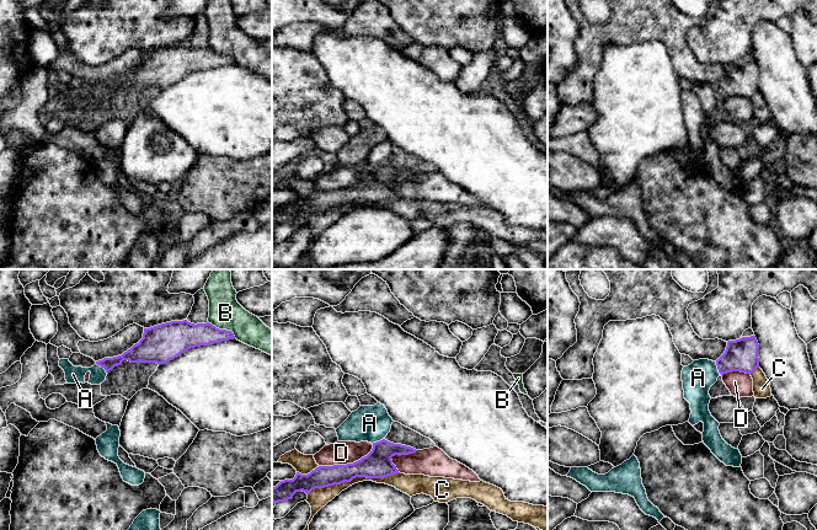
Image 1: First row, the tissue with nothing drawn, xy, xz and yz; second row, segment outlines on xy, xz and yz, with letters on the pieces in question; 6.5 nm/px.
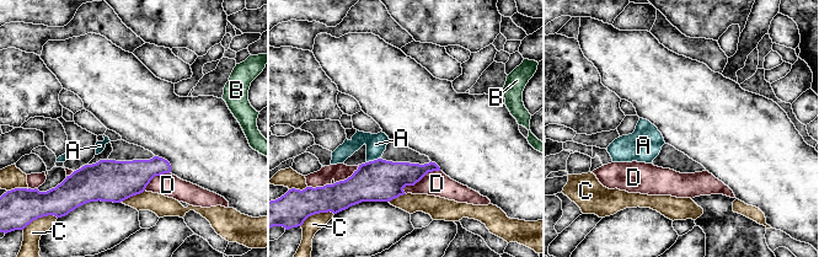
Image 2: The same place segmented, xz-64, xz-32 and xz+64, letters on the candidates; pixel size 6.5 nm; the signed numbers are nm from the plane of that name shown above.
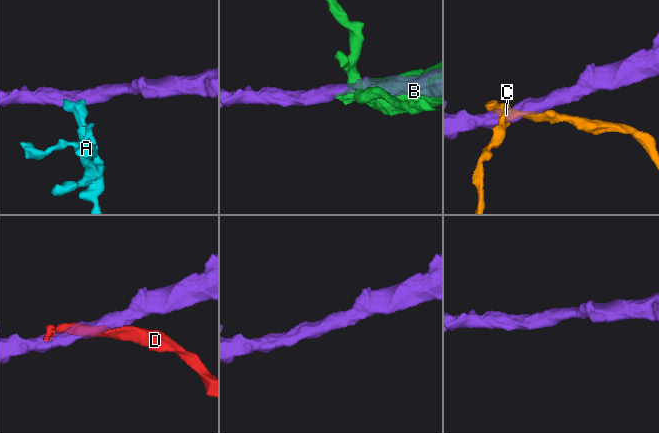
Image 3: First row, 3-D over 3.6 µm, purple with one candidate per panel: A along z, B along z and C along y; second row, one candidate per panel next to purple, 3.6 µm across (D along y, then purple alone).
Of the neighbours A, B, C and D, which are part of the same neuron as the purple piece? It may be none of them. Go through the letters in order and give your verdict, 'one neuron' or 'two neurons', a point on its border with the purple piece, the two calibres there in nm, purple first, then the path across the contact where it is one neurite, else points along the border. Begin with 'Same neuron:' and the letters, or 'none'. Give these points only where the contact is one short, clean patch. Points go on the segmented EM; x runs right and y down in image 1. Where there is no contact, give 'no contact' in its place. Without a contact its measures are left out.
Same neuron: none
A: two neurons; contact xy (102, 367); calibres 120 and 110 nm; border xy (96, 363), (106, 373)
B: two neurons; contact xy (223, 330); calibres 170 and 220 nm
C: two neurons; contact xz (353, 477); calibres 180 and 110 nm
D: two neurons; contact xz (347, 464); calibres 180 and 160 nm

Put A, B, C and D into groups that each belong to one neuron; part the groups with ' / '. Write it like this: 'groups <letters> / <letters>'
groups A / B / C / D

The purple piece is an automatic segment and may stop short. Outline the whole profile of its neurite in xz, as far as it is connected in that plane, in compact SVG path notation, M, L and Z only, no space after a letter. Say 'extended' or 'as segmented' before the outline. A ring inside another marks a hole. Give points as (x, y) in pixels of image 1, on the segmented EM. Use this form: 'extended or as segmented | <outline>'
as segmented | M383 439L373 443L372 451L353 464L319 466L308 475L297 472L293 480L281 481L272 488L272 502L284 502L292 499L297 492L303 491L309 494L315 488L351 482L356 477L380 478L400 473L391 457L416 451L411 446L394 444Z

